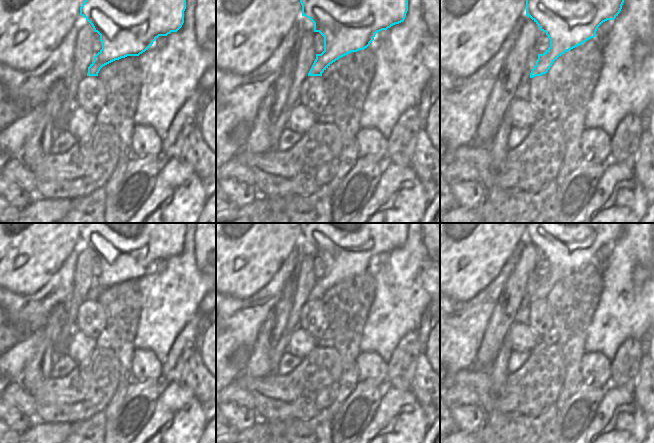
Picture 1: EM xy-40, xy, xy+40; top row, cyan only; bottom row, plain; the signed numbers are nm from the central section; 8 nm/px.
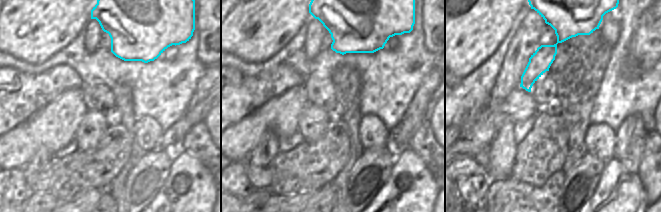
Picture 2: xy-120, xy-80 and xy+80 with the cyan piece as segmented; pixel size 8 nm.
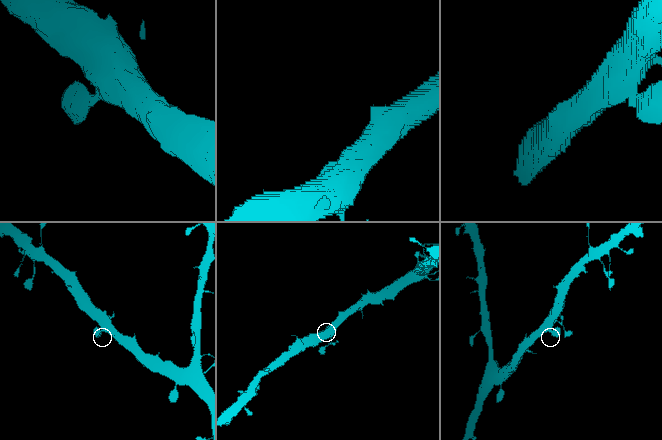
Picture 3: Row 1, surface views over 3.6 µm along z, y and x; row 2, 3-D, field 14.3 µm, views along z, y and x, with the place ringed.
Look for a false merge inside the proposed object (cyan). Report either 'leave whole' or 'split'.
leave whole

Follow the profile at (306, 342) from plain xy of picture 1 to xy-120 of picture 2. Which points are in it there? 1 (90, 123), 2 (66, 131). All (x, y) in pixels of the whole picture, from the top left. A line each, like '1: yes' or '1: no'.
1: yes
2: no

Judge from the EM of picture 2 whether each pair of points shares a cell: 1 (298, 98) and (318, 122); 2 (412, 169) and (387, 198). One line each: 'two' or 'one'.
1: two
2: one

